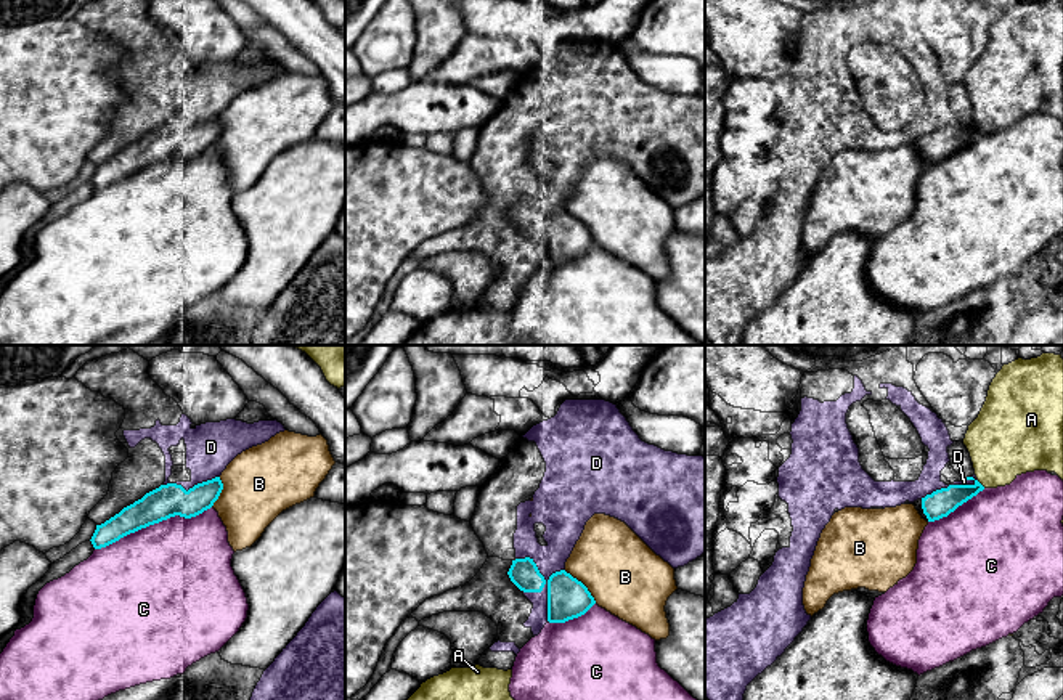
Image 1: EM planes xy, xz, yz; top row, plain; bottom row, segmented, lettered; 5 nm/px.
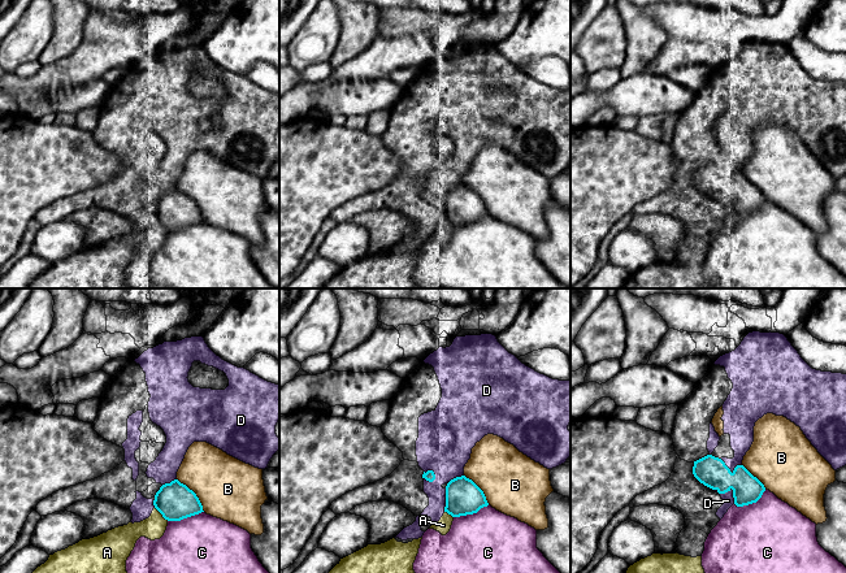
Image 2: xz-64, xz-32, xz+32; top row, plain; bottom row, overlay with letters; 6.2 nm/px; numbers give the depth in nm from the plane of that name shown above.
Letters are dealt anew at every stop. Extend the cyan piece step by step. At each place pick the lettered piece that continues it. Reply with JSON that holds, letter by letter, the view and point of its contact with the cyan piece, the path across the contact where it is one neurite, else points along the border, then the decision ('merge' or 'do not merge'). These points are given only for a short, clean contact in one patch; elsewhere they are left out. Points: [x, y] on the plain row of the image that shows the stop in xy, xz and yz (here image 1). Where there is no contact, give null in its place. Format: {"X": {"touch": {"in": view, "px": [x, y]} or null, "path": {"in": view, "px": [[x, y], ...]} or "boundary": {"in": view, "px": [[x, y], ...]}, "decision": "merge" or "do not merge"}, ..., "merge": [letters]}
{"A": {"touch": {"in": "yz", "px": [980, 124]}, "decision": "do not merge"}, "B": {"touch": {"in": "xz", "px": [583, 225]}, "decision": "do not merge"}, "C": {"touch": {"in": "xy", "px": [153, 164]}, "decision": "do not merge"}, "D": {"touch": {"in": "xz", "px": [545, 223]}, "decision": "do not merge"}, "merge": []}

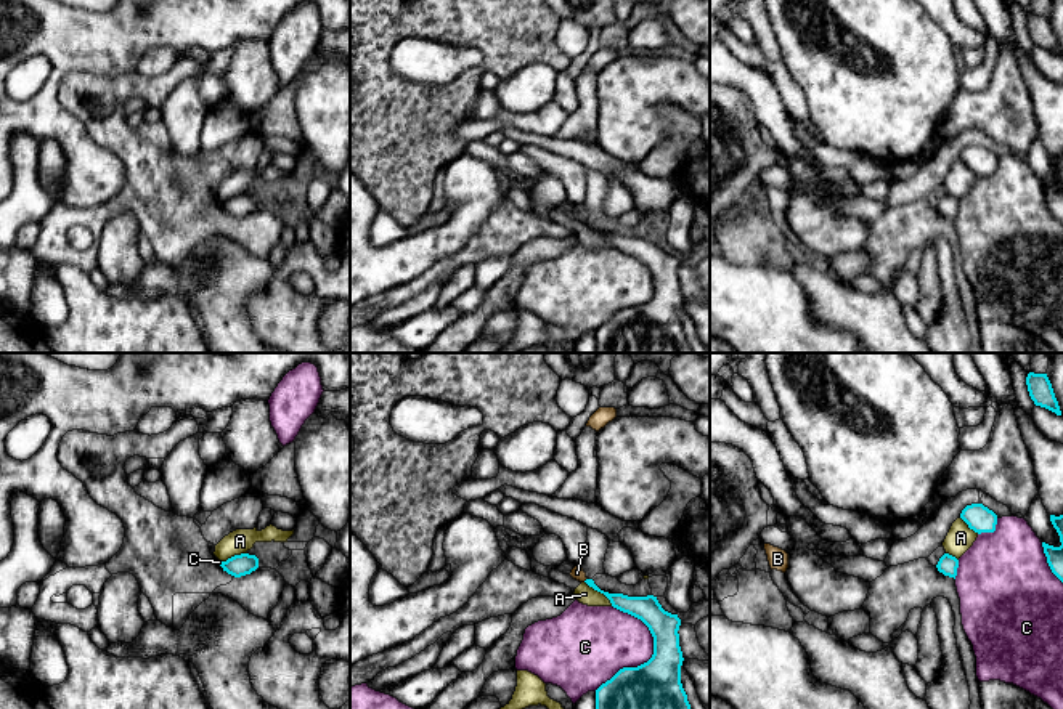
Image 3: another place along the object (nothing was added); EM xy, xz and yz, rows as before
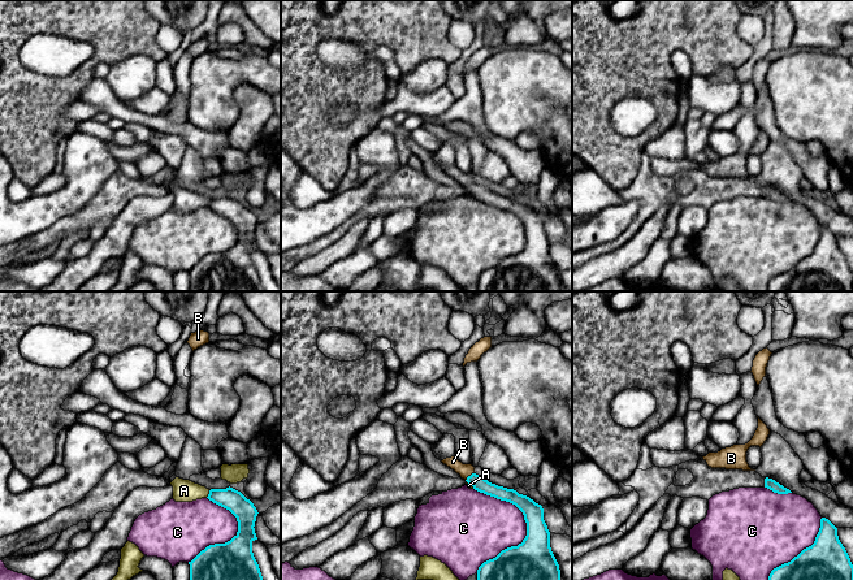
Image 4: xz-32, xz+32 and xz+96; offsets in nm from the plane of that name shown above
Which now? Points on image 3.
{"A": {"touch": {"in": "xz", "px": [599, 231]}, "decision": "do not merge"}, "B": {"touch": null, "decision": "merge"}, "C": {"touch": {"in": "xz", "px": [654, 294]}, "decision": "do not merge"}, "merge": ["B"]}

